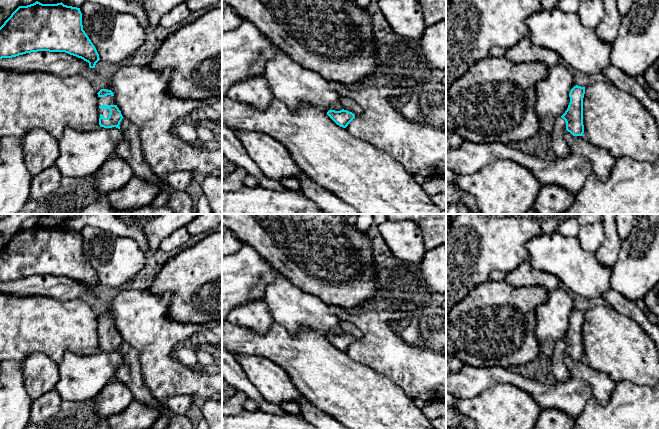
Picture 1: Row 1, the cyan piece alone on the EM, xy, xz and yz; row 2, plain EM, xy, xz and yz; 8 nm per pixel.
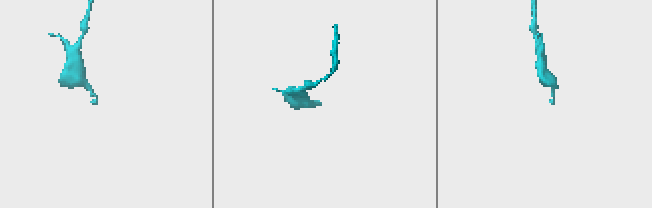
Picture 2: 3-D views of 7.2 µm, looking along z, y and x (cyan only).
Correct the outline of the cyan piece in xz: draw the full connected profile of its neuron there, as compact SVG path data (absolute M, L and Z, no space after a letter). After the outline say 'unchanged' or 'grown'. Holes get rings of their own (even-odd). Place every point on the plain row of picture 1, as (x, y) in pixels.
M340 321L339 327L342 334L329 334L327 339L340 351L346 352L348 348L356 341L361 339L362 332L356 328L352 323Z; grown

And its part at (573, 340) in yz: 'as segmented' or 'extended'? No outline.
extended

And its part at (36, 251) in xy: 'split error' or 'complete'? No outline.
complete

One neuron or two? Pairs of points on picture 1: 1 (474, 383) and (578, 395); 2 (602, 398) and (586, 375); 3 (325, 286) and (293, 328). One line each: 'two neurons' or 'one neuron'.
1: one neuron
2: one neuron
3: two neurons

